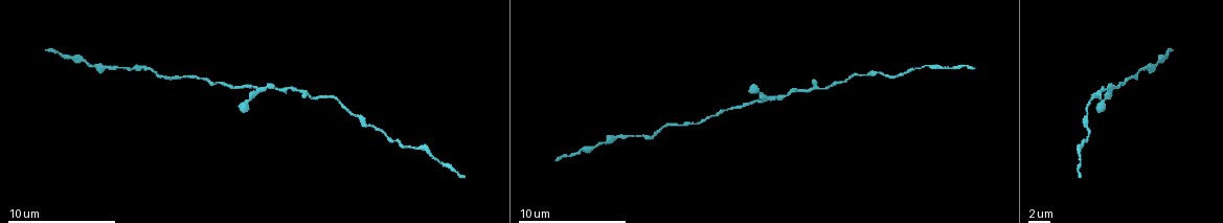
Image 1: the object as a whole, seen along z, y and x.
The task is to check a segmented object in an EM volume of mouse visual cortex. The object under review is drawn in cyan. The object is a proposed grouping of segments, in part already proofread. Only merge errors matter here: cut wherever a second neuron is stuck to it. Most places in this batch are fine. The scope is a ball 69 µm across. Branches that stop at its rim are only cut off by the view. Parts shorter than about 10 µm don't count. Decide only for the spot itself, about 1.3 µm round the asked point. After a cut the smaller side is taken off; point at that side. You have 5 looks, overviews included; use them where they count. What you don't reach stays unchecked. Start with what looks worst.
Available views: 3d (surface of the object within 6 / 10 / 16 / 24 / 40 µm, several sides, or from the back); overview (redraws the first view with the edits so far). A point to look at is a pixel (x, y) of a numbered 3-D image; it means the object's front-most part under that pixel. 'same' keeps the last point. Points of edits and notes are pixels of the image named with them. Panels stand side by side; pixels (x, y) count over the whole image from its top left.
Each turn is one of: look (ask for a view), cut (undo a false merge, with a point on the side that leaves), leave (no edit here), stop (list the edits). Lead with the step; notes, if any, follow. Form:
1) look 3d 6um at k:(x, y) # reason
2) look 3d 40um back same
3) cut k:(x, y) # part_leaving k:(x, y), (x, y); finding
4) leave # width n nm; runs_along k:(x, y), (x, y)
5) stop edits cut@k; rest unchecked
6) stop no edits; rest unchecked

look 3d 10um at 1:(775, 96)

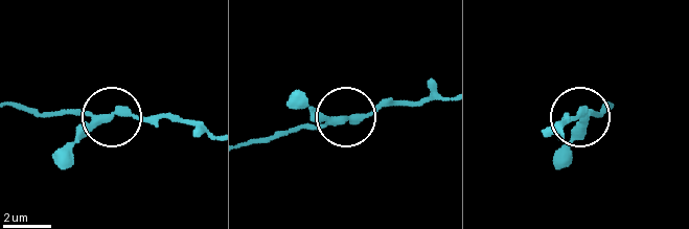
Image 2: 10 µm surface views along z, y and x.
look 3d 6um at 2:(111, 117)

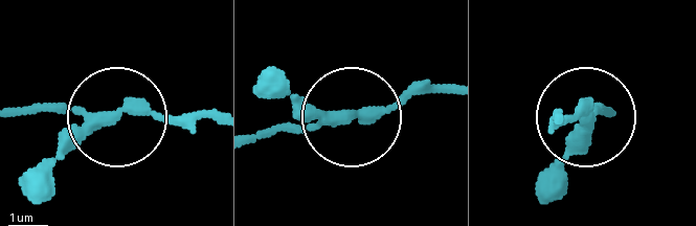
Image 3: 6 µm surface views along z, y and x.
leave # runs_along 3:(116, 114), (194, 120); continuous, no second neuron

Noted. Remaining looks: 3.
look 3d 16um at 1:(860, 74) # sudden change in width

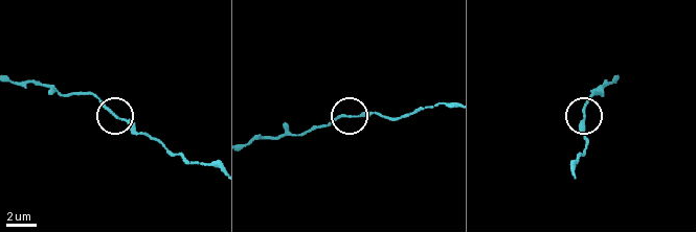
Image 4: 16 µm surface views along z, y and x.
leave # runs_along 4:(616, 79), (606, 79), (602, 95), (585, 107), (583, 139); continuous, no second neuron

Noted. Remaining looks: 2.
look 3d 10um at 1:(622, 137) # calibre changes

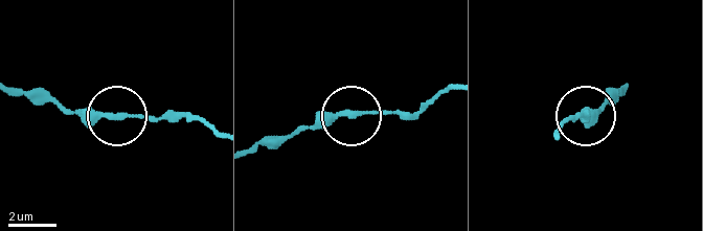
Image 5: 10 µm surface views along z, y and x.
leave # runs_along 5:(449, 90), (407, 114), (330, 114), (301, 125); one neuron here

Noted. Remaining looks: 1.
stop no edits; rest unchecked

